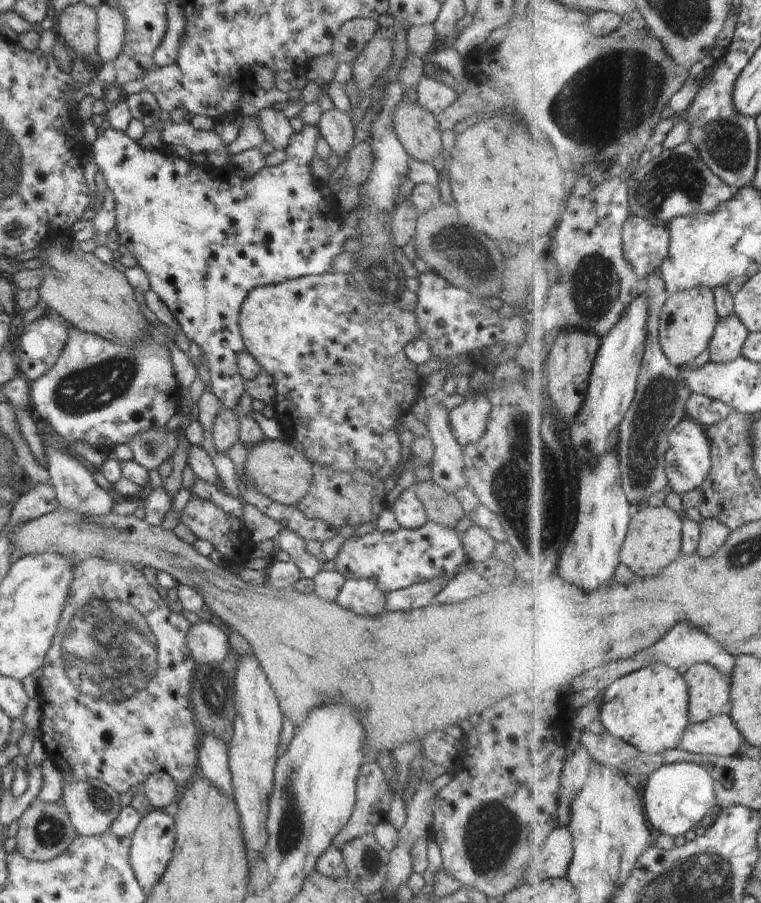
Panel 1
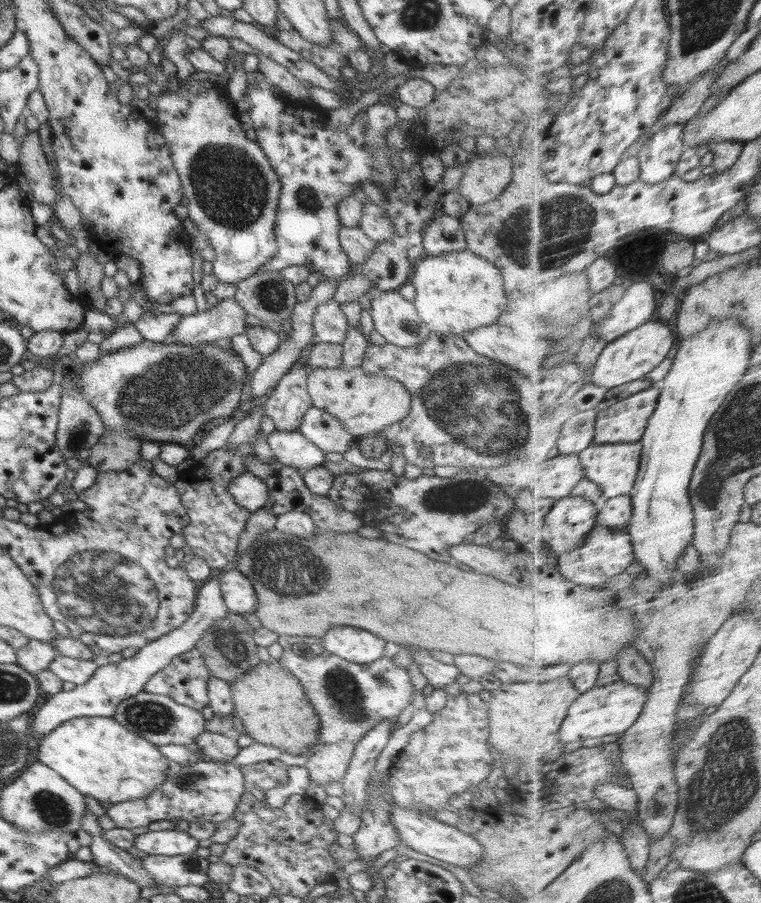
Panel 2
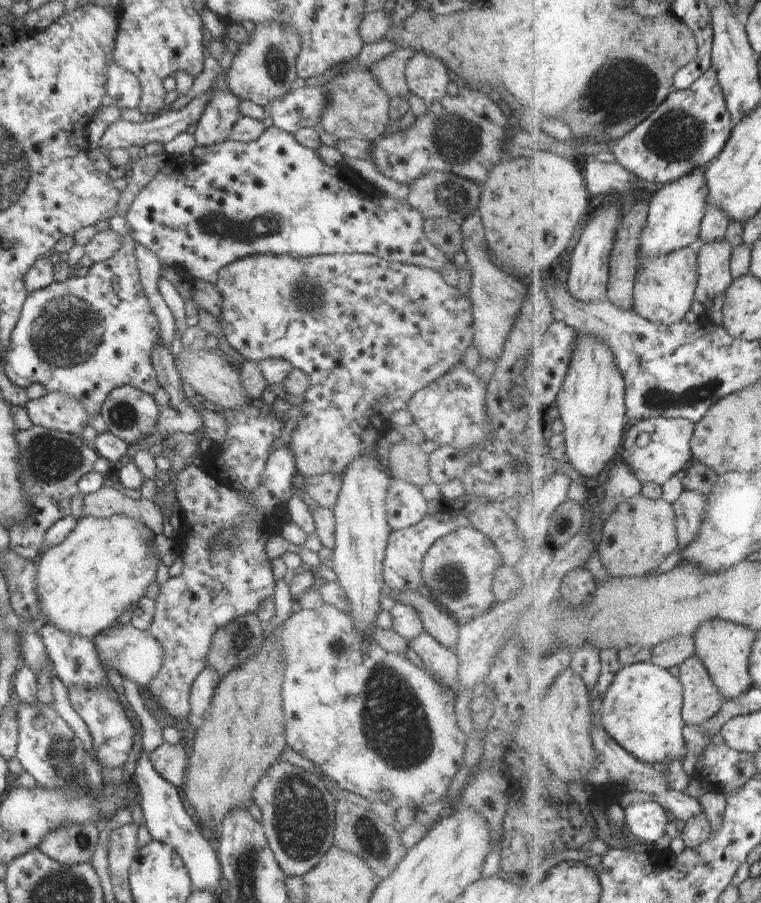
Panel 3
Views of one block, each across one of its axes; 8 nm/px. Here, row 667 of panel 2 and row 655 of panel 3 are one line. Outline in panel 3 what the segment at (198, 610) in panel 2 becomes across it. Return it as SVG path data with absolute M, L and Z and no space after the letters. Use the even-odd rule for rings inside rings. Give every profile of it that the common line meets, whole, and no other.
M131 623L122 627L108 628L104 633L93 638L97 654L100 652L99 662L109 662L121 676L127 676L142 689L158 675L165 660L165 651L162 644L146 630L138 630Z

